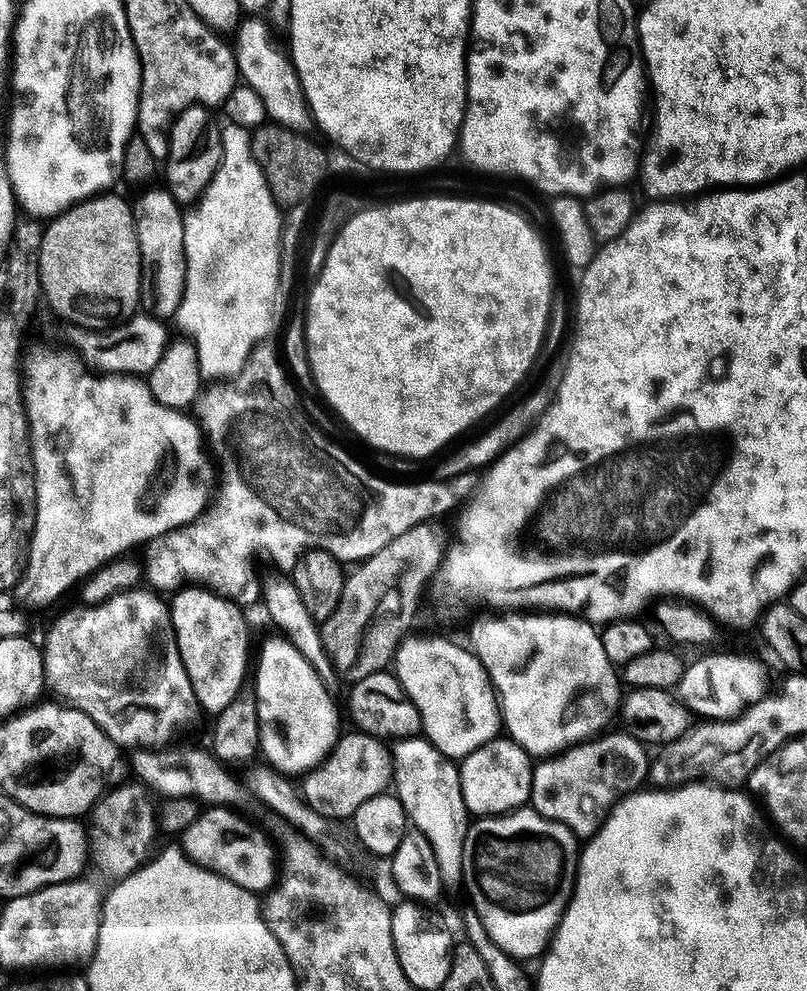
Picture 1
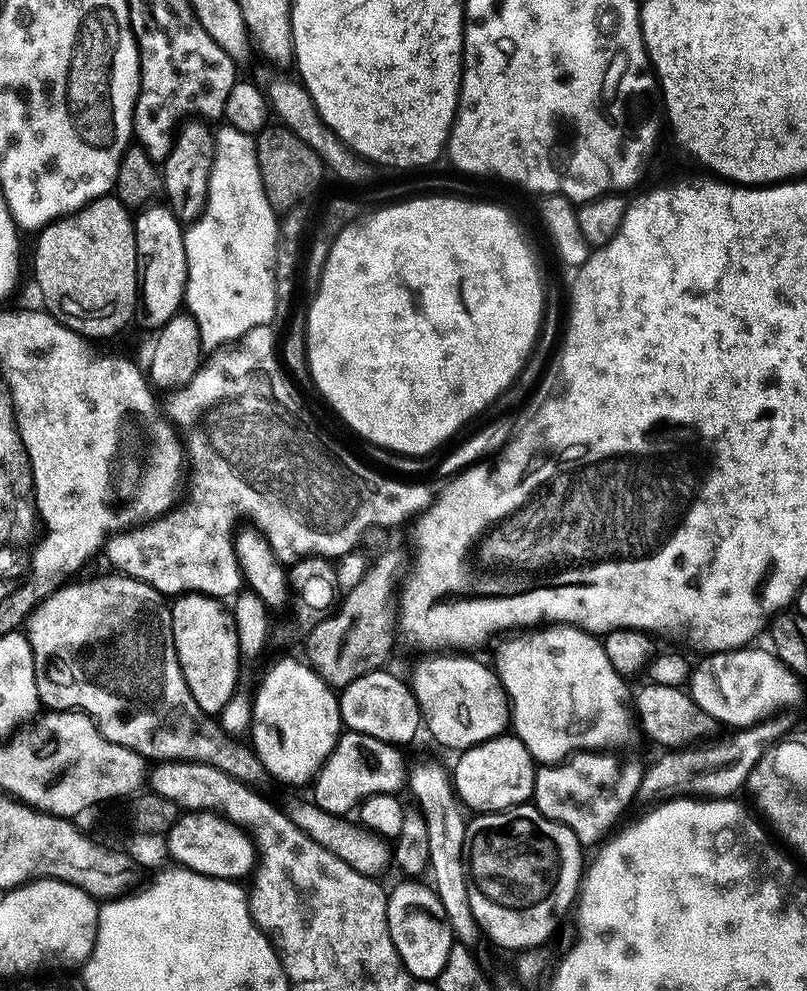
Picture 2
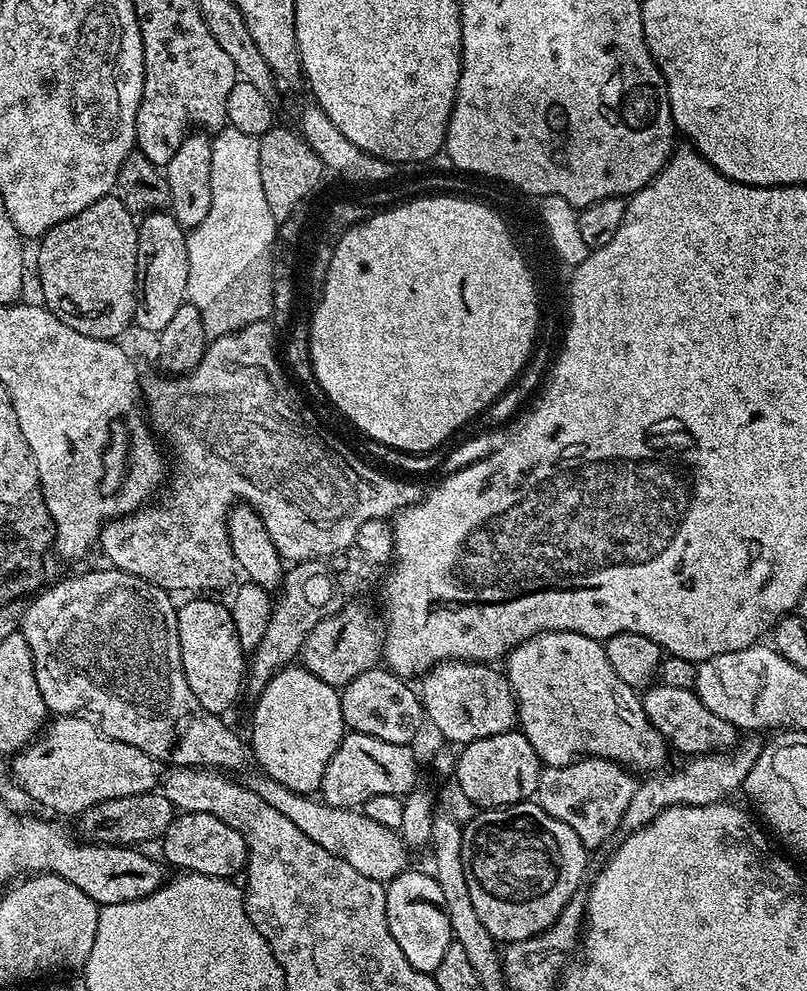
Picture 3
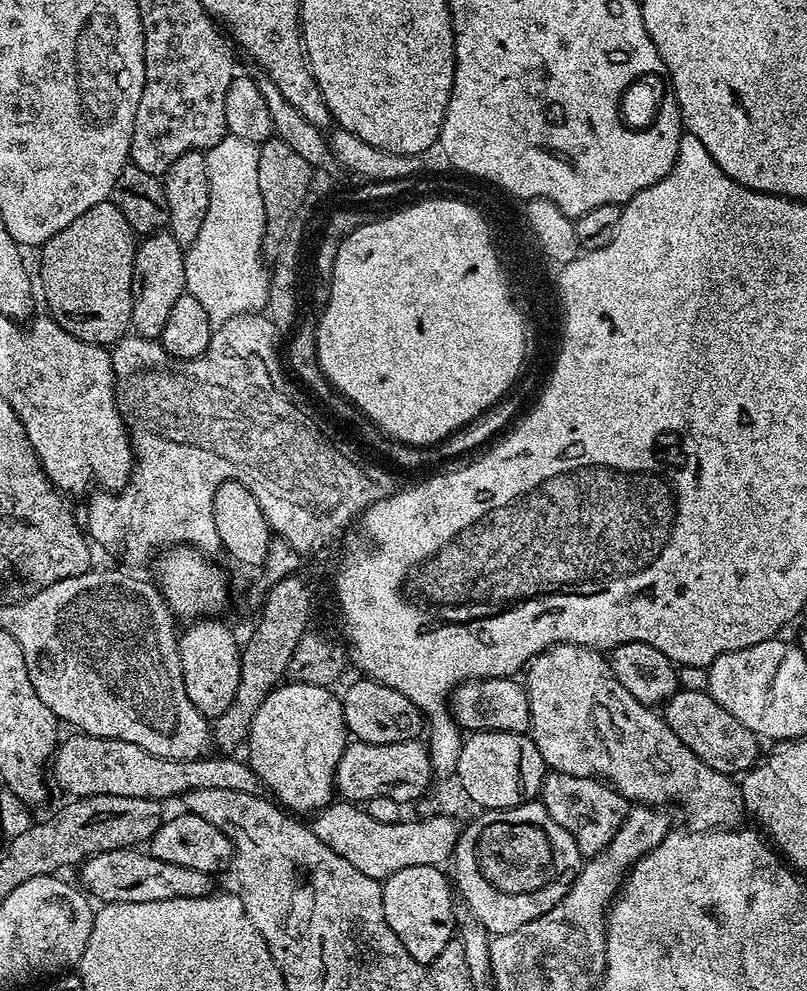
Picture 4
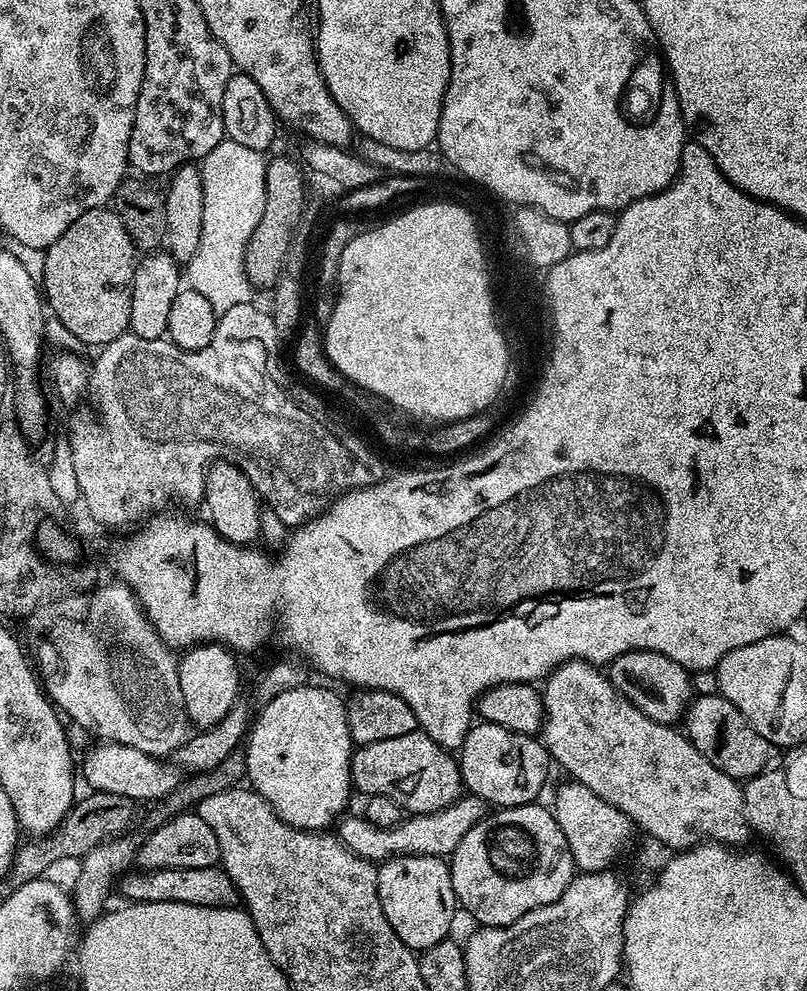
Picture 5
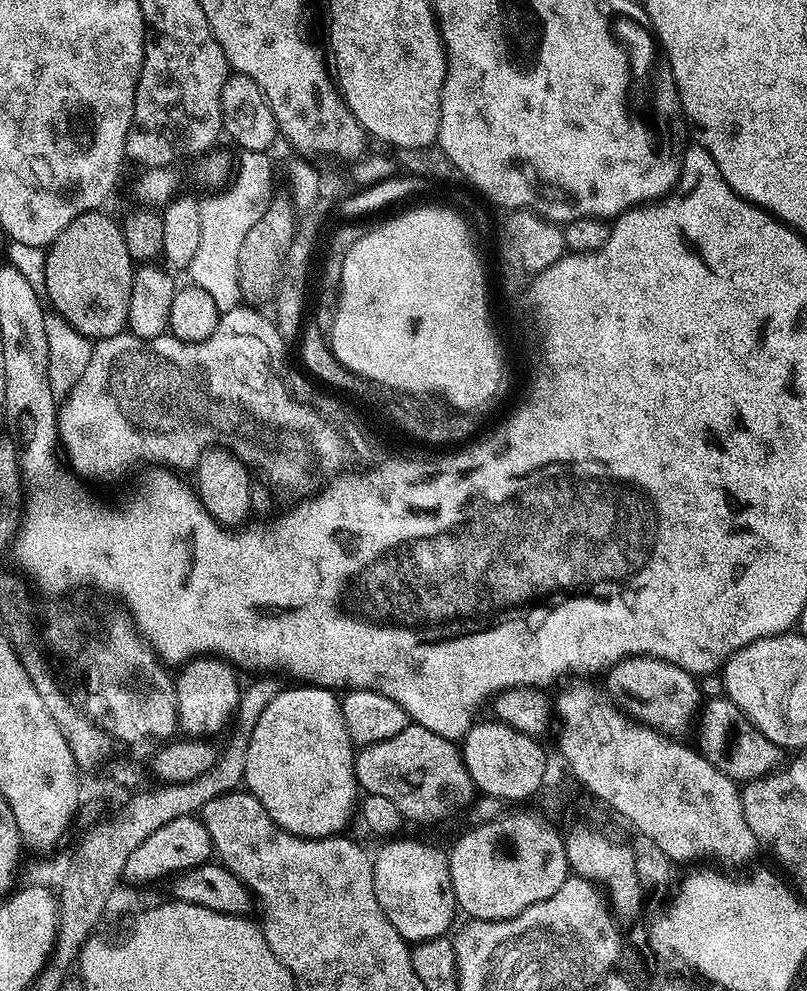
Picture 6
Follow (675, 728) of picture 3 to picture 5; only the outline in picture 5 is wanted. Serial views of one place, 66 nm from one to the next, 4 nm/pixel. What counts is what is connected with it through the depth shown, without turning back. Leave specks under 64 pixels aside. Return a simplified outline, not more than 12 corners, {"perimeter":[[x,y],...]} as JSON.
{"perimeter":[[719,694],[696,696],[682,731],[737,782],[773,763],[774,745]]}

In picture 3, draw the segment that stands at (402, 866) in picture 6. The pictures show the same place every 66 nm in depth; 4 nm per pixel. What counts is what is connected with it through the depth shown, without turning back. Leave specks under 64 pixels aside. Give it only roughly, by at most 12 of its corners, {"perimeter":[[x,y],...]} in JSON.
{"perimeter":[[435,875],[386,884],[386,918],[414,970],[434,974],[454,943]]}

